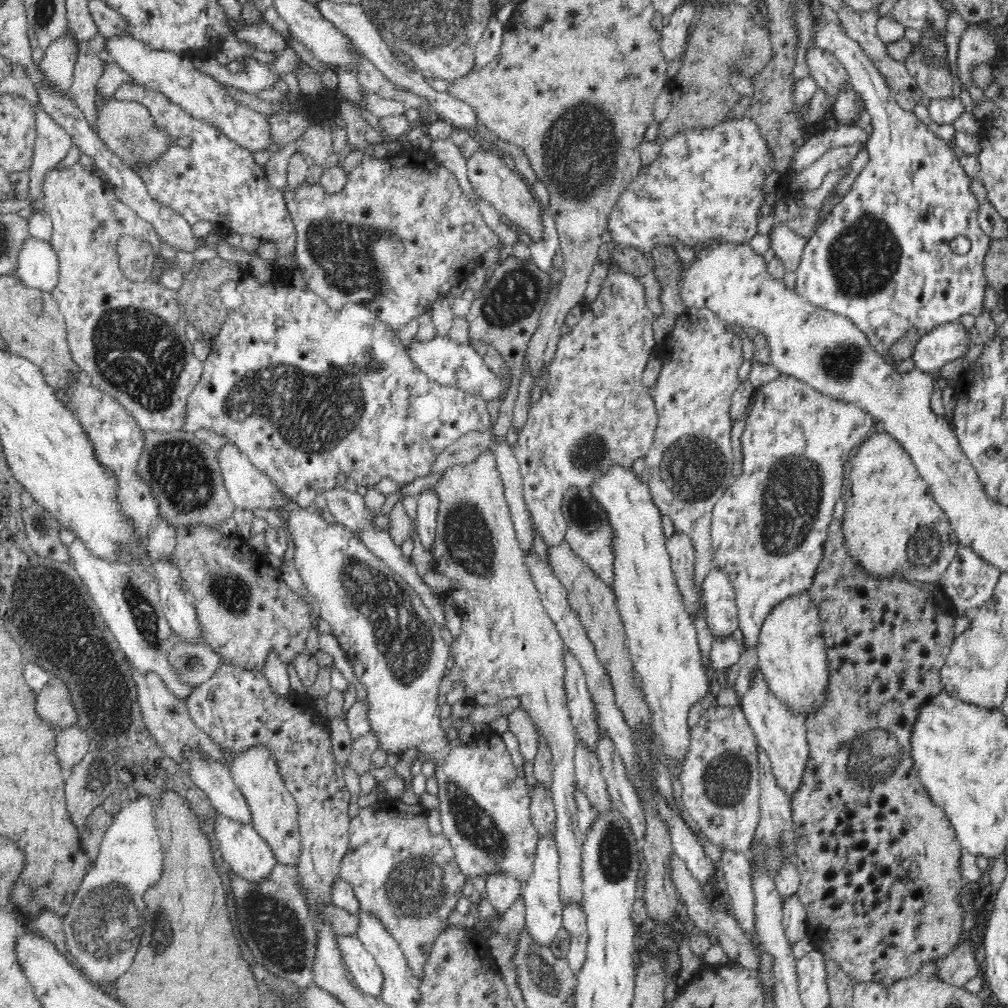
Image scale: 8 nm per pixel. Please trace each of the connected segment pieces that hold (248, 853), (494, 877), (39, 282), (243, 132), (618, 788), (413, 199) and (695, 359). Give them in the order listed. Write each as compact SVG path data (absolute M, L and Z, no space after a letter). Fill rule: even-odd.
M217 812L215 818L213 827L216 840L218 840L218 848L230 868L242 876L242 879L246 878L253 884L268 880L270 871L274 868L277 860L266 841L254 830L251 824L241 824Z
M504 871L488 873L485 877L487 900L497 913L504 914L522 896L522 883Z
M28 237L17 256L18 268L14 276L26 287L52 291L59 280L59 260L48 241Z
M128 35L107 38L104 51L122 70L132 76L134 83L160 91L194 119L200 119L218 127L220 132L236 144L252 152L271 149L270 124L266 115L234 101L224 86L216 82L212 76L194 68L192 60L183 57L182 53L154 50L148 44Z
M600 728L600 737L597 742L595 754L601 765L602 775L607 785L607 792L612 804L629 821L631 830L636 835L636 842L642 843L646 832L646 818L639 794L628 779L626 768L620 754L616 750L614 741L605 736L604 730Z
M407 150L404 155L398 153L383 159L366 158L351 170L347 176L345 187L333 195L328 195L319 182L308 185L305 180L294 190L283 188L282 195L284 195L286 207L290 211L290 217L292 217L292 223L294 223L297 232L295 254L298 268L302 270L304 280L310 291L321 297L334 311L341 310L350 303L362 304L376 316L376 319L390 324L394 332L401 331L412 319L418 319L428 312L436 300L450 294L452 286L459 282L465 283L471 270L482 266L482 254L499 242L498 235L488 227L475 202L468 199L468 196L464 194L454 174L437 163L428 151Z
M687 308L675 322L674 330L657 350L662 360L661 370L649 393L658 414L658 424L650 450L645 454L645 470L650 473L648 488L652 500L672 520L676 530L687 534L694 545L694 582L702 586L714 566L711 546L711 518L713 506L734 481L732 475L732 447L730 406L732 394L738 390L738 375L745 367L742 340L708 308Z

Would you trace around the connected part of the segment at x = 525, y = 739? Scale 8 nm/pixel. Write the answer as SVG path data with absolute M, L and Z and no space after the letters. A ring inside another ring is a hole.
M521 706L508 715L507 730L512 732L520 745L520 753L524 761L532 761L538 754L540 746L538 729L530 714Z

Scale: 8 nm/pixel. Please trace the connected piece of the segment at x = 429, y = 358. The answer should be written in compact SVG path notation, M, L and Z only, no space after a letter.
M415 337L410 341L408 356L417 367L422 369L422 372L427 374L428 378L442 384L461 387L468 394L481 396L482 401L486 403L498 399L502 401L505 398L506 381L490 371L480 354L471 345L460 345L448 337L435 337L430 342L422 342Z

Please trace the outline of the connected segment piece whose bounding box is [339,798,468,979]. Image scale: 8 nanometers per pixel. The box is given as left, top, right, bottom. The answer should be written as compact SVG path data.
M393 798L379 800L371 807L360 809L358 816L351 819L349 825L349 845L346 854L341 860L341 865L339 866L339 874L346 883L349 883L352 886L356 898L359 900L360 909L363 911L372 911L372 913L378 915L378 918L386 925L386 929L388 929L388 932L396 939L399 947L402 949L408 966L419 979L421 979L423 975L422 972L426 959L428 958L428 950L430 950L436 937L449 926L447 921L448 915L456 910L456 902L462 898L462 891L465 882L468 879L455 860L454 849L452 849L450 841L448 841L443 834L434 835L430 832L428 828L428 816L429 810L420 806L419 803L410 805L404 803L401 799Z

